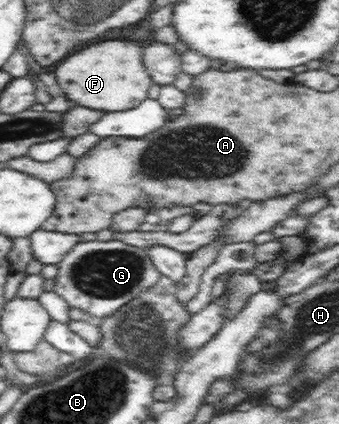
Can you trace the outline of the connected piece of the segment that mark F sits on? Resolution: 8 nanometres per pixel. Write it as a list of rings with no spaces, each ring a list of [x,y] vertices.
[[[107,40],[91,44],[61,60],[54,72],[57,83],[63,94],[81,107],[107,112],[135,108],[148,99],[149,88],[155,84],[143,62],[146,44],[131,40]]]

